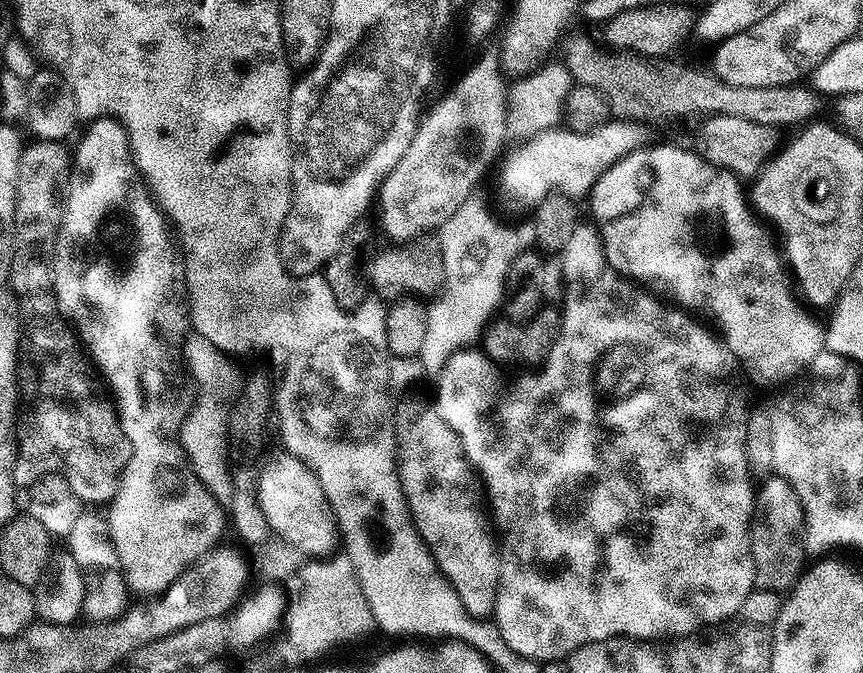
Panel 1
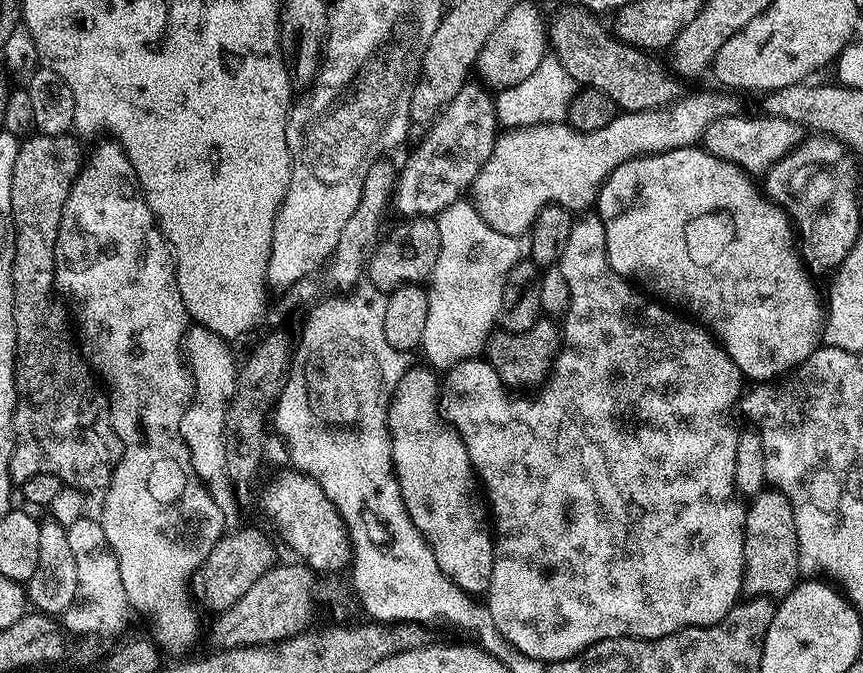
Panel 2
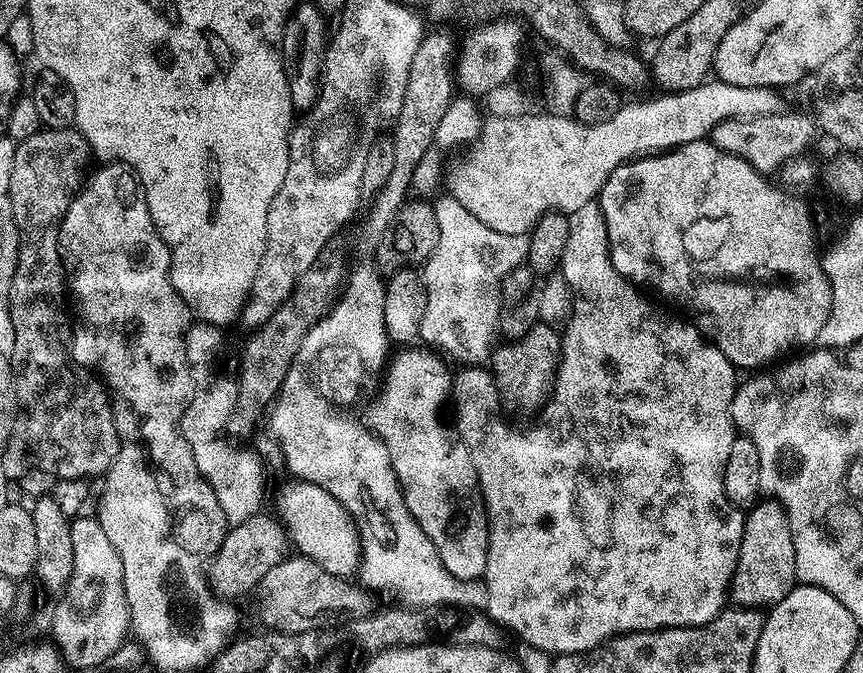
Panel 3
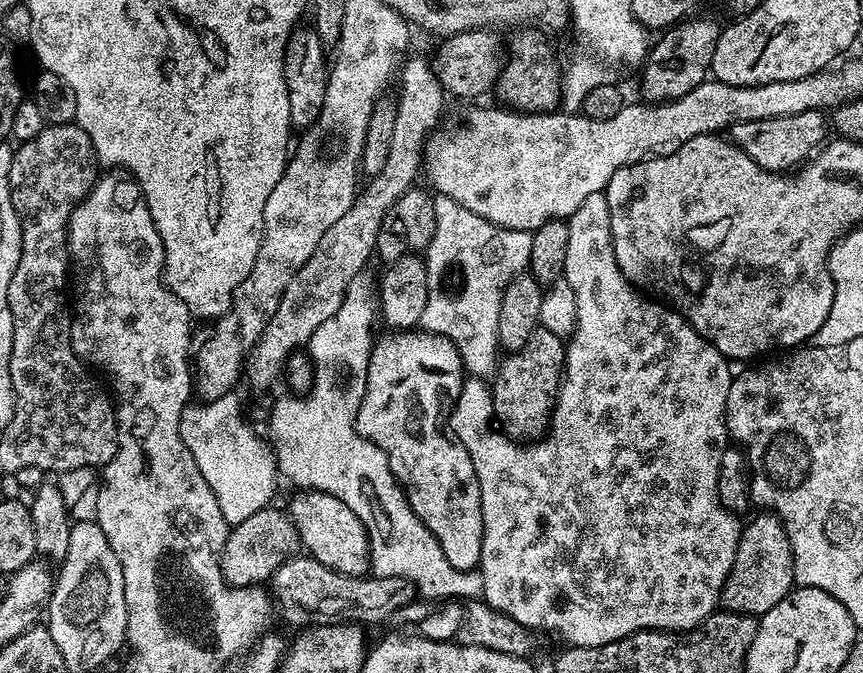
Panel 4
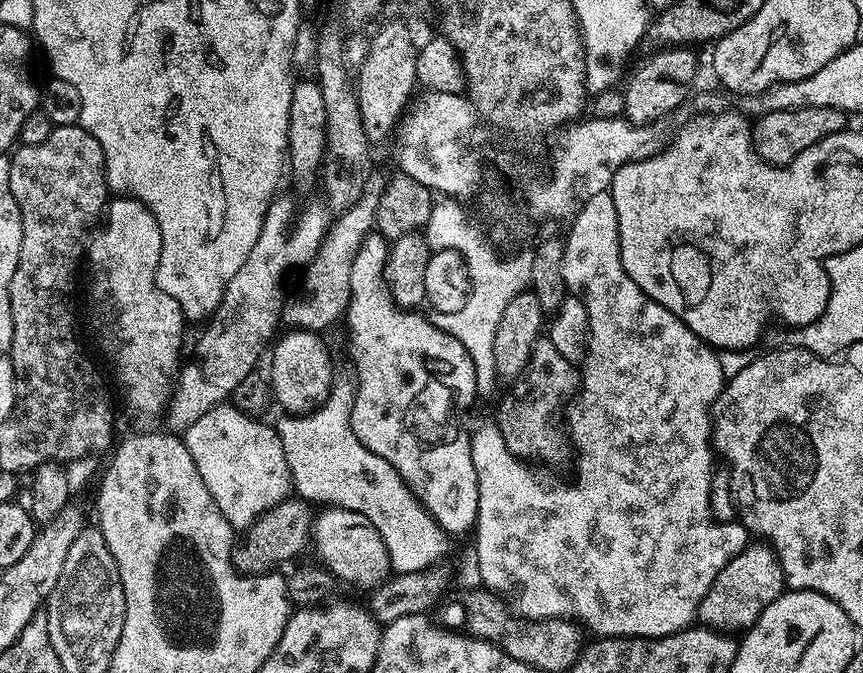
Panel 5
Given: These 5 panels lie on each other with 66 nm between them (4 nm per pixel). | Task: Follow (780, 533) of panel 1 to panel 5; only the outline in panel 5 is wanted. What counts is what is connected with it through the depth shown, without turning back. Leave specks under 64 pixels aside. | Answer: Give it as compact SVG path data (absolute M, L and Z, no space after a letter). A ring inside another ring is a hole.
M750 542L720 571L718 578L714 578L706 598L700 600L698 616L705 625L736 634L751 628L766 606L785 591L784 570L775 548L768 542Z

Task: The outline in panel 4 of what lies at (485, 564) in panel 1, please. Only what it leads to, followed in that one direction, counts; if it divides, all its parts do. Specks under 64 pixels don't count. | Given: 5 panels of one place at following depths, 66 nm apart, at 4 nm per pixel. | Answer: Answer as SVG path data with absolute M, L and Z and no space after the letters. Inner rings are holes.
M388 330L385 336L375 341L372 350L372 361L368 367L368 385L364 391L364 398L360 402L360 409L356 412L356 431L366 437L374 446L378 446L386 454L390 470L395 474L401 485L407 489L407 497L414 514L418 514L421 522L434 534L438 546L442 546L442 554L446 554L446 562L454 566L454 570L459 572L471 572L479 569L480 555L482 554L482 538L484 537L484 523L482 522L482 494L478 486L478 478L474 474L474 462L470 462L470 454L466 454L466 446L456 437L452 431L449 421L446 419L446 404L444 400L451 401L460 393L466 379L466 369L458 350L444 336L436 336L432 332L423 330Z

